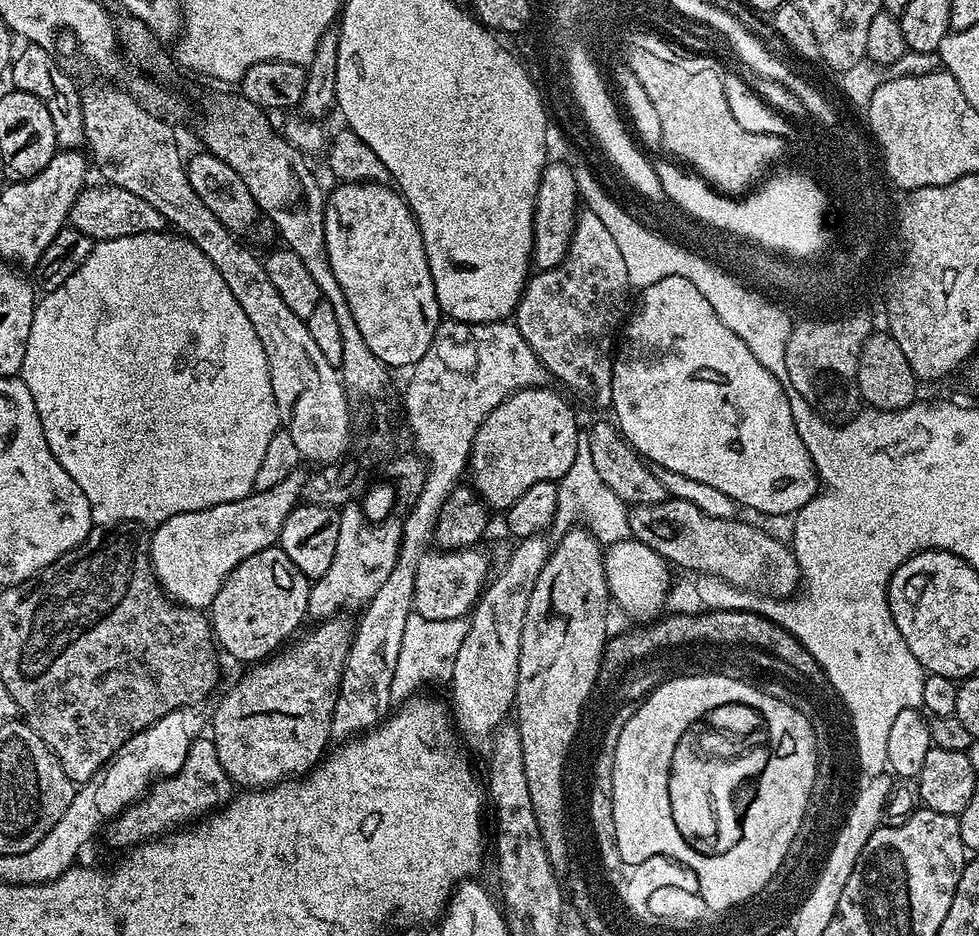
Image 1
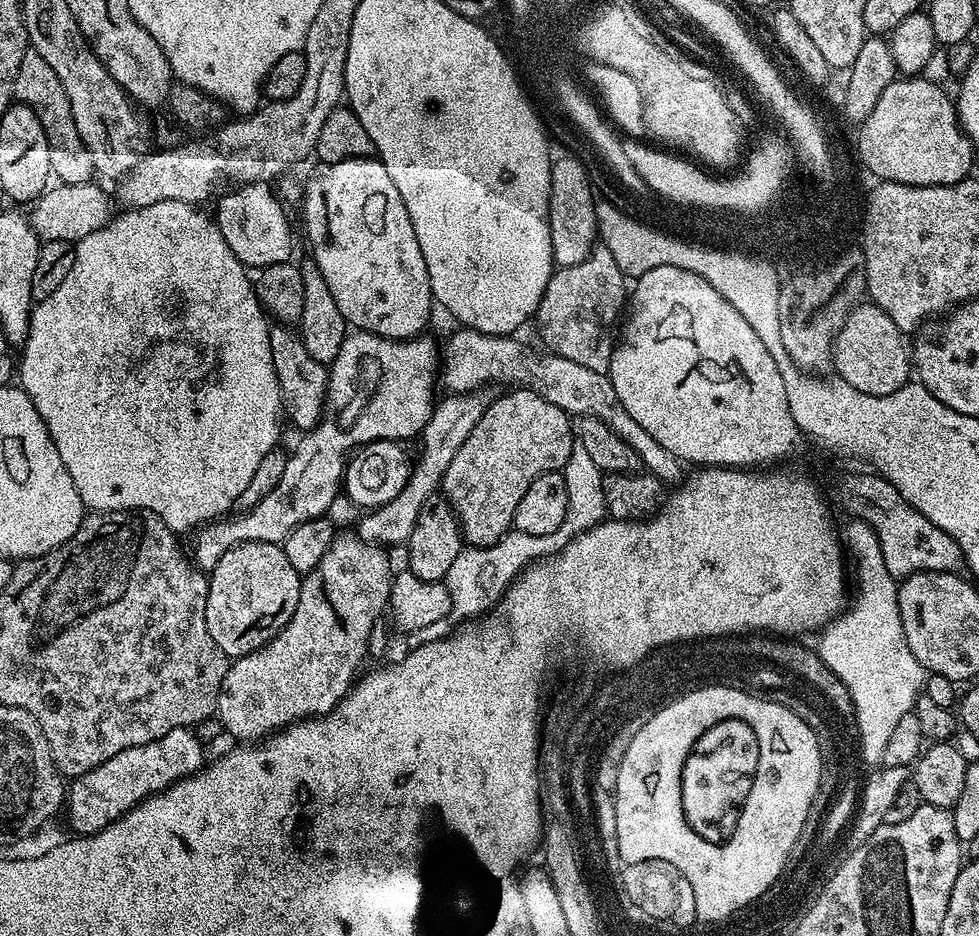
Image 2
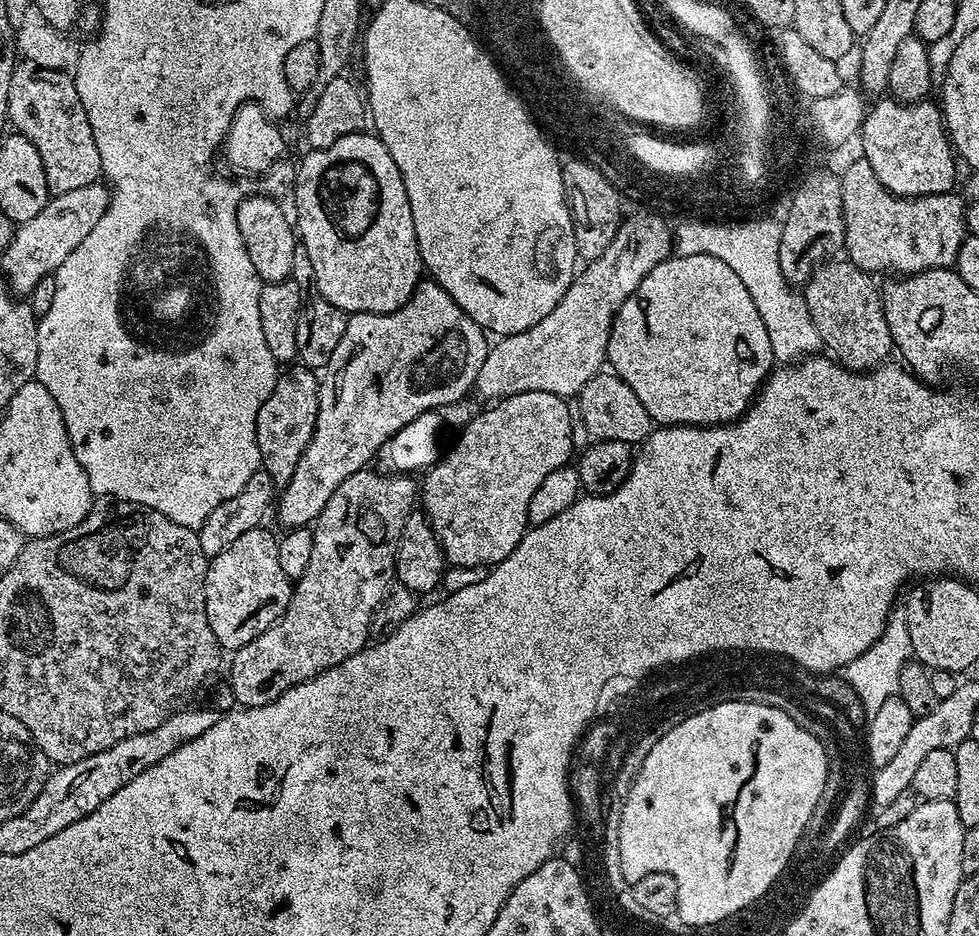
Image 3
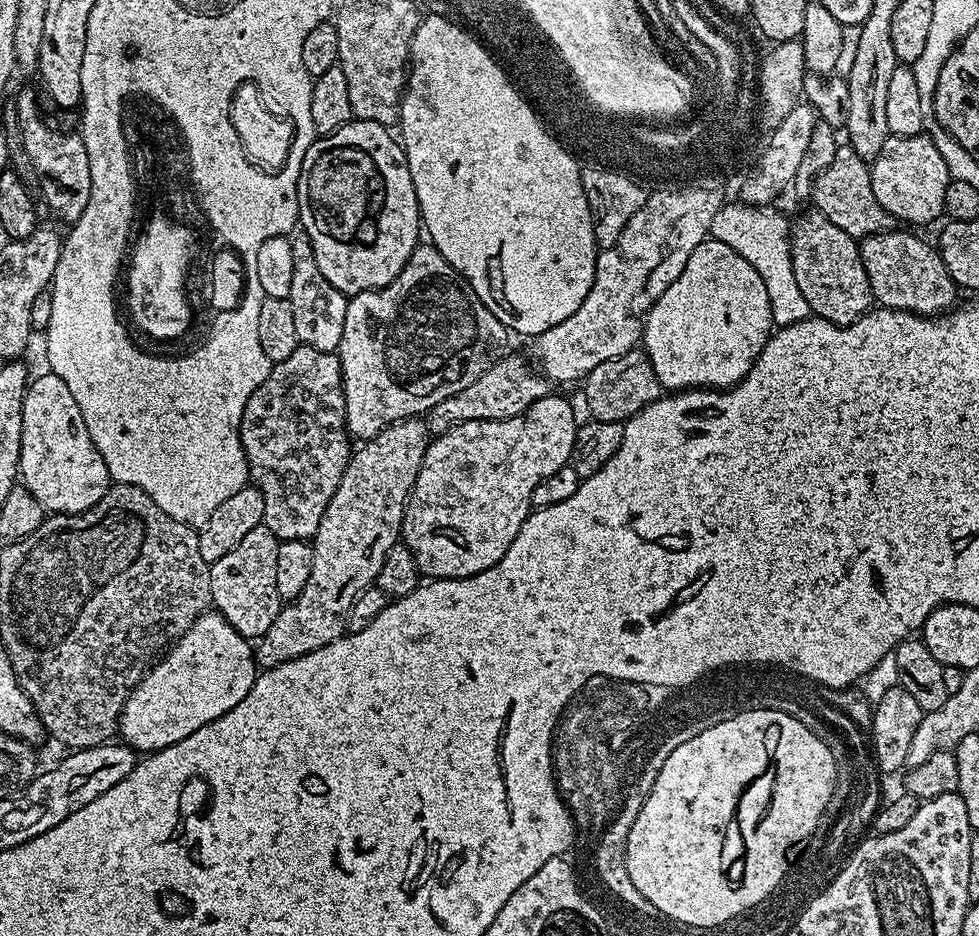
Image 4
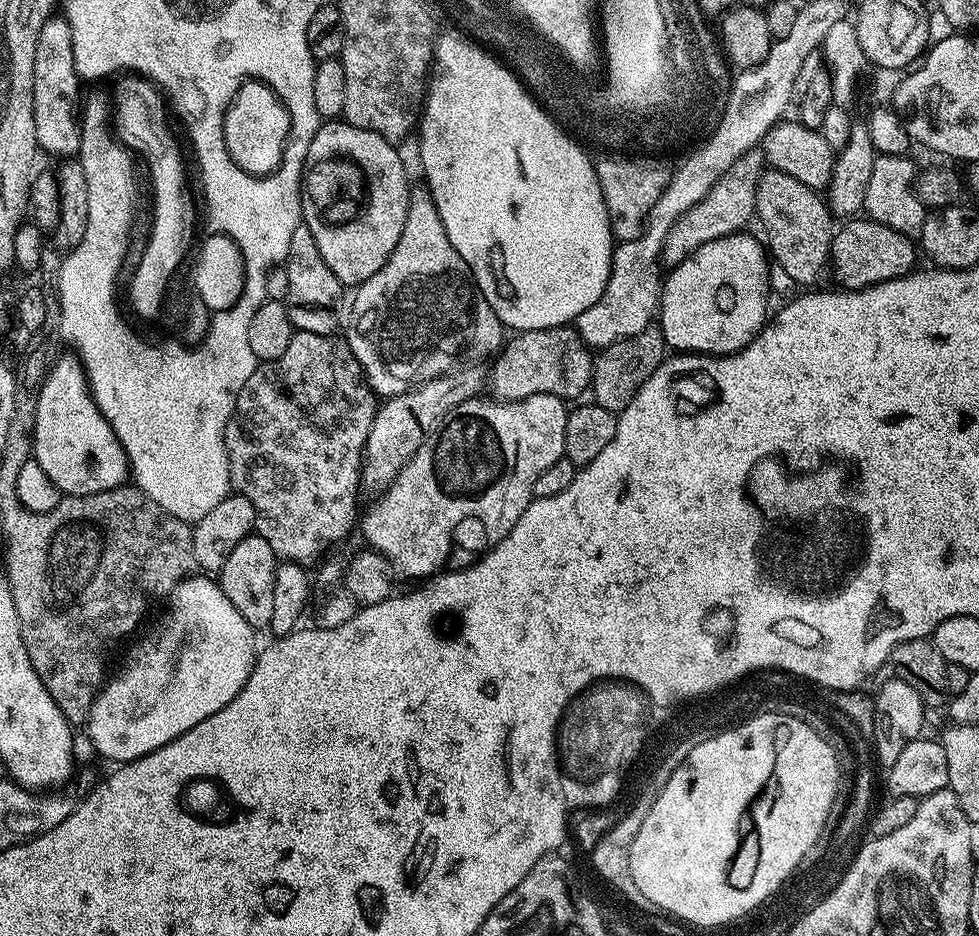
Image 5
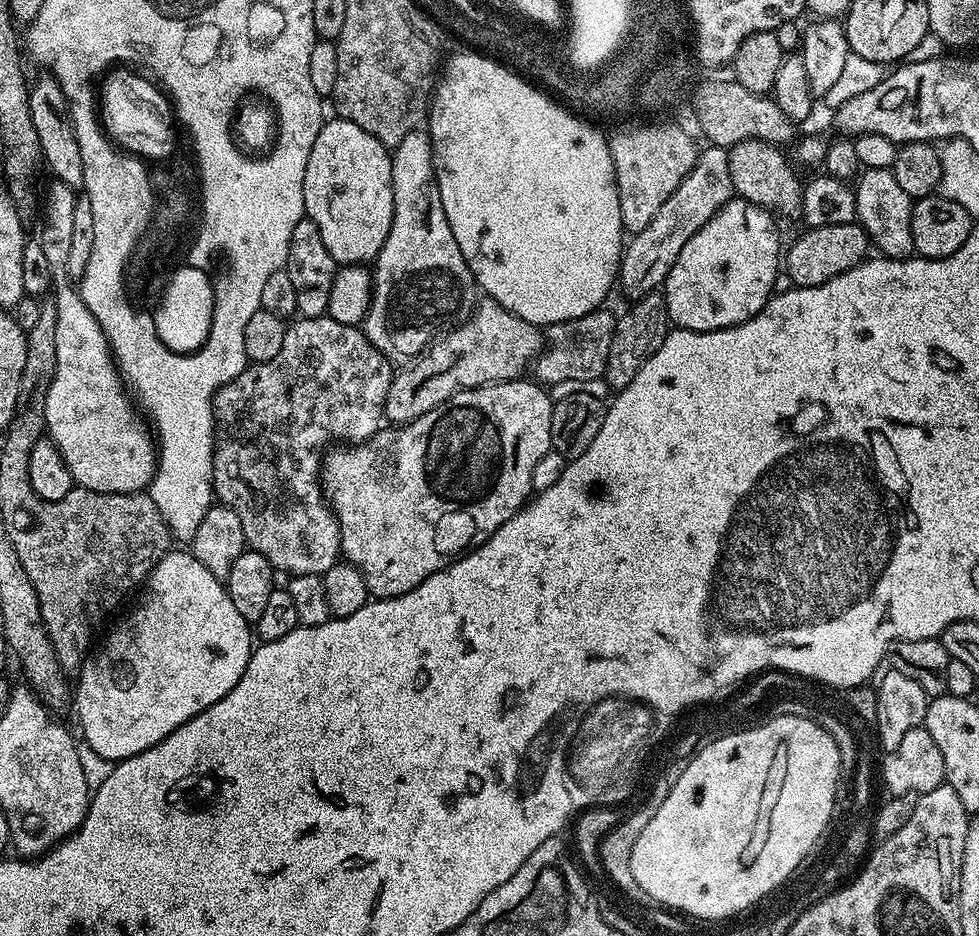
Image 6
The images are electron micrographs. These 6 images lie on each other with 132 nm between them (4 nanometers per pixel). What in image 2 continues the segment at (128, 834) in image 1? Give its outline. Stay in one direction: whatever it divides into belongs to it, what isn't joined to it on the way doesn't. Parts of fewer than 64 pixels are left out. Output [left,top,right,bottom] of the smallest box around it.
[66,728,206,836]

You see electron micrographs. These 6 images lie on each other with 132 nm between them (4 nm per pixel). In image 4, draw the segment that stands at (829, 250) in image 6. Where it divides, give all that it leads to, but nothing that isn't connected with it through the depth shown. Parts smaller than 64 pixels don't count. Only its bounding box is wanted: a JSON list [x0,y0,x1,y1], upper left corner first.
[859,230,958,316]

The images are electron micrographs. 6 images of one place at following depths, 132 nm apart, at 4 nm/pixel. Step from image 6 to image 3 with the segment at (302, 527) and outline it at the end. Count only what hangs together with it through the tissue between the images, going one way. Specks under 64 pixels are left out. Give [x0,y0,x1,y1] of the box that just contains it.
[256,366,322,486]

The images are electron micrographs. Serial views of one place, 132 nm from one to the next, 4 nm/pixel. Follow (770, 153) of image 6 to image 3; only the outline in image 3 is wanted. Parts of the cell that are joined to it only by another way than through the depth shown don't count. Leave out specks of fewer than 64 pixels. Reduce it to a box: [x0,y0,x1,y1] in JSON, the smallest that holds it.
[802,258,893,372]

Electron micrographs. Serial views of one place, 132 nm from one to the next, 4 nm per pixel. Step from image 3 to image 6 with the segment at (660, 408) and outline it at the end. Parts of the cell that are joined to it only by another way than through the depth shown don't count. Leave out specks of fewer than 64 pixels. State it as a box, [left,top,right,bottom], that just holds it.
[662,198,782,332]

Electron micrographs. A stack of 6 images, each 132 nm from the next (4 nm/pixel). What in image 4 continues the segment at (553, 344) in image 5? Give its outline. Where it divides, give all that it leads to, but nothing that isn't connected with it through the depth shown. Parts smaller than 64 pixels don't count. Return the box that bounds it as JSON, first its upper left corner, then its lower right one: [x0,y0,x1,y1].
[426,354,550,435]

